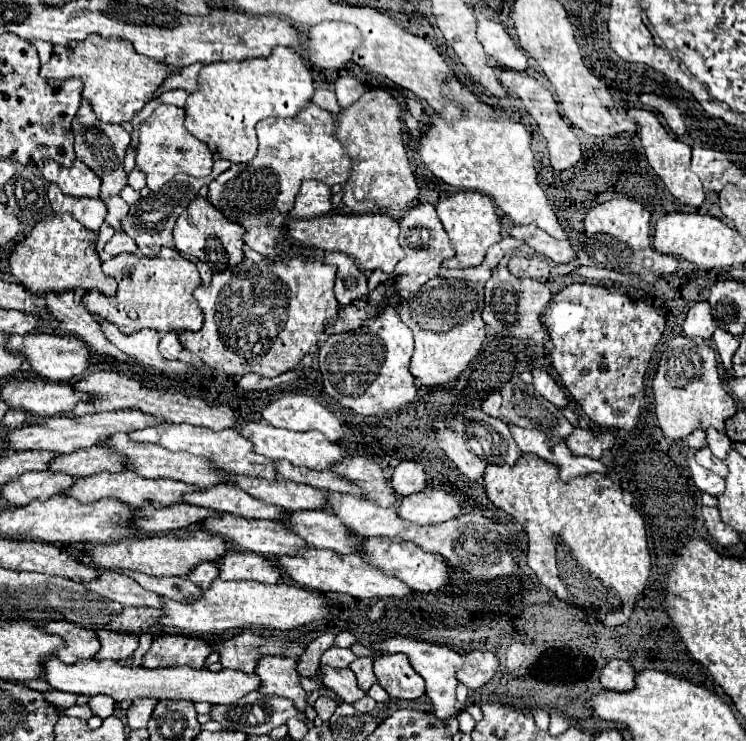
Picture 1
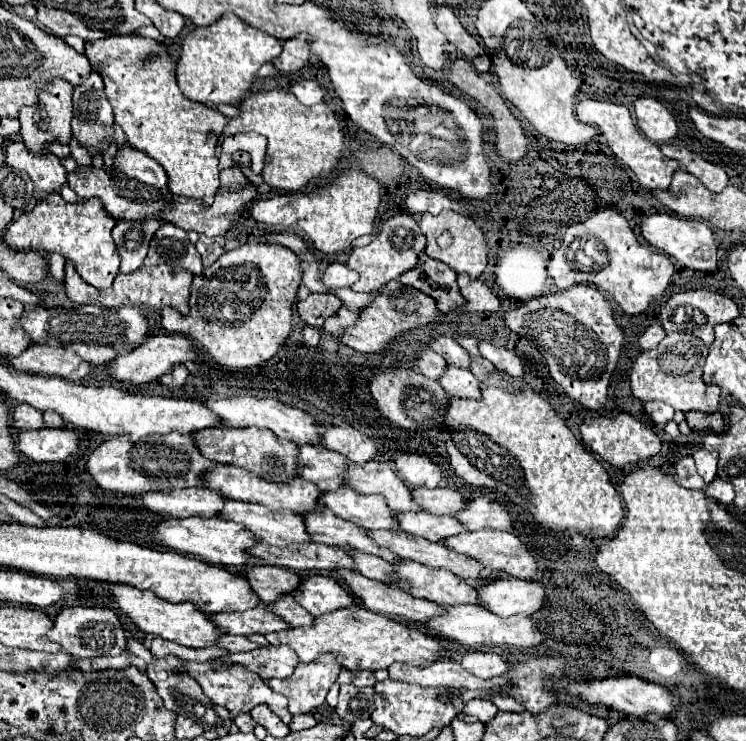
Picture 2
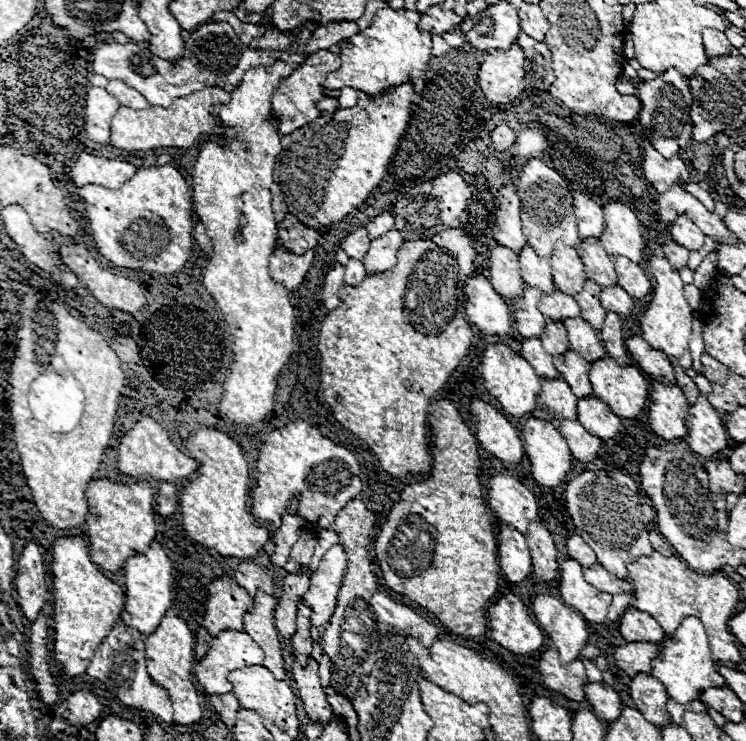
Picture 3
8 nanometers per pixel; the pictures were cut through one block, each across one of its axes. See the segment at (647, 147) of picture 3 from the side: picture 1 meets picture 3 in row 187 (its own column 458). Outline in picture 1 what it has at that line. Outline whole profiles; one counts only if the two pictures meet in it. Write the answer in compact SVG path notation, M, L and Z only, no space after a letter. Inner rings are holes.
M390 638L384 642L376 642L374 648L380 652L388 652L388 654L404 652L410 658L414 670L426 680L426 694L430 696L430 700L434 704L436 718L444 720L448 716L456 716L456 686L458 686L456 672L464 664L464 656L460 656L458 652L454 652L448 646L438 646L438 644L430 644L430 642L422 642L422 640L408 640L408 638Z

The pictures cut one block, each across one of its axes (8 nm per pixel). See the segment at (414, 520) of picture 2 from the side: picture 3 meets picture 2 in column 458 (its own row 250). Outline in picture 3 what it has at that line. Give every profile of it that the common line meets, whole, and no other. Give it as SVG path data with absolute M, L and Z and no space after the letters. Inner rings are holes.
M526 244L526 248L522 248L518 258L520 258L520 274L522 274L522 280L526 282L526 286L536 286L542 292L554 290L550 258L538 256L532 250L532 246L528 246L528 244Z

